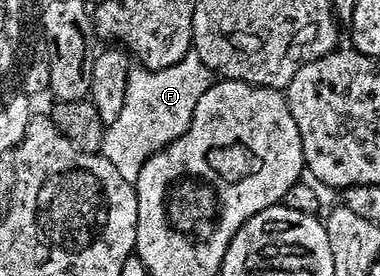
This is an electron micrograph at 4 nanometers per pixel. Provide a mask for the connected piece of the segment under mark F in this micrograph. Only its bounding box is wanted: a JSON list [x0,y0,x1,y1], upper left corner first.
[100,53,210,184]

